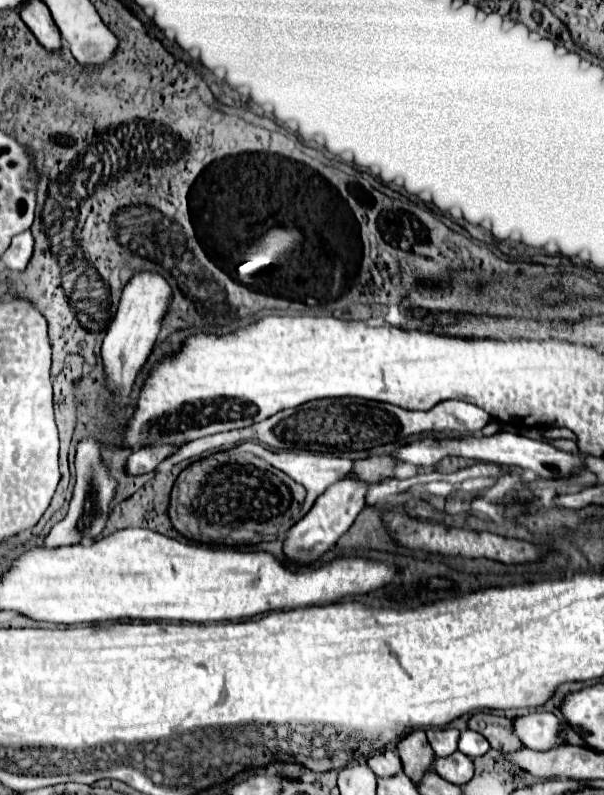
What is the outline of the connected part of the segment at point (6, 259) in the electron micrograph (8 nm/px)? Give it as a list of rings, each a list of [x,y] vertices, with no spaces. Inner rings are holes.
[[[25,231],[13,237],[9,249],[1,255],[1,263],[9,271],[23,271],[27,261],[31,259],[31,253],[33,253],[33,237],[31,231]]]

